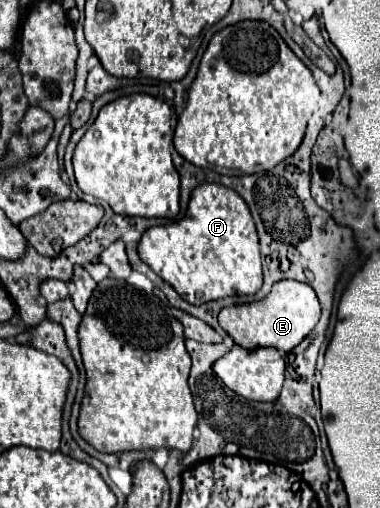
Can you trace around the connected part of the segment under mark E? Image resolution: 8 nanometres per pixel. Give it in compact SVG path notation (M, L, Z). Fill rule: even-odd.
M283 279L283 281L277 281L273 285L271 293L267 297L263 297L261 301L221 309L219 325L241 347L247 347L247 349L275 347L279 351L289 353L311 333L311 329L319 321L319 315L321 315L321 303L319 303L313 287L309 287L307 283L301 283L301 281Z

